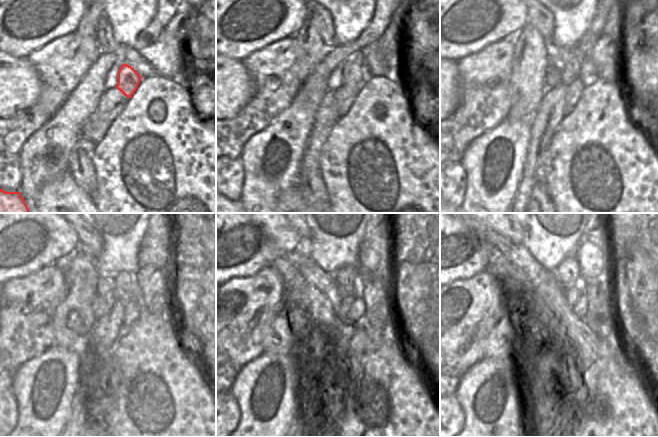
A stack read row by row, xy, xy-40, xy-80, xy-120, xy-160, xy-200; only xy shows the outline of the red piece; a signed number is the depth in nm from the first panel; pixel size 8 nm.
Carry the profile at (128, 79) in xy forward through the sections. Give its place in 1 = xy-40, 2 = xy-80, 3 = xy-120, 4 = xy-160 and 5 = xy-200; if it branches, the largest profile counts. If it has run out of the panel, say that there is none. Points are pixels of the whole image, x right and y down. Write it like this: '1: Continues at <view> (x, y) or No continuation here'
1: Continues at xy-40 (352, 69)
2: Continues at xy-80 (570, 62)
3: Continues at xy-120 (123, 280)
4: Continues at xy-160 (347, 278)
5: Continues at xy-200 (568, 271).

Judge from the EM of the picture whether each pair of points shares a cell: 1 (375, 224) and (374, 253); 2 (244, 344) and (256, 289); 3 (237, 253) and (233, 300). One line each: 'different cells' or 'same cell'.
1: same cell
2: same cell
3: different cells

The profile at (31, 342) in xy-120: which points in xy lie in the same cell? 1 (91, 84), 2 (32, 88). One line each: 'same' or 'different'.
1: different
2: different

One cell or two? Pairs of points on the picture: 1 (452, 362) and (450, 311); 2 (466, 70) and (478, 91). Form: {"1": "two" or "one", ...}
{"1": "one", "2": "one"}

